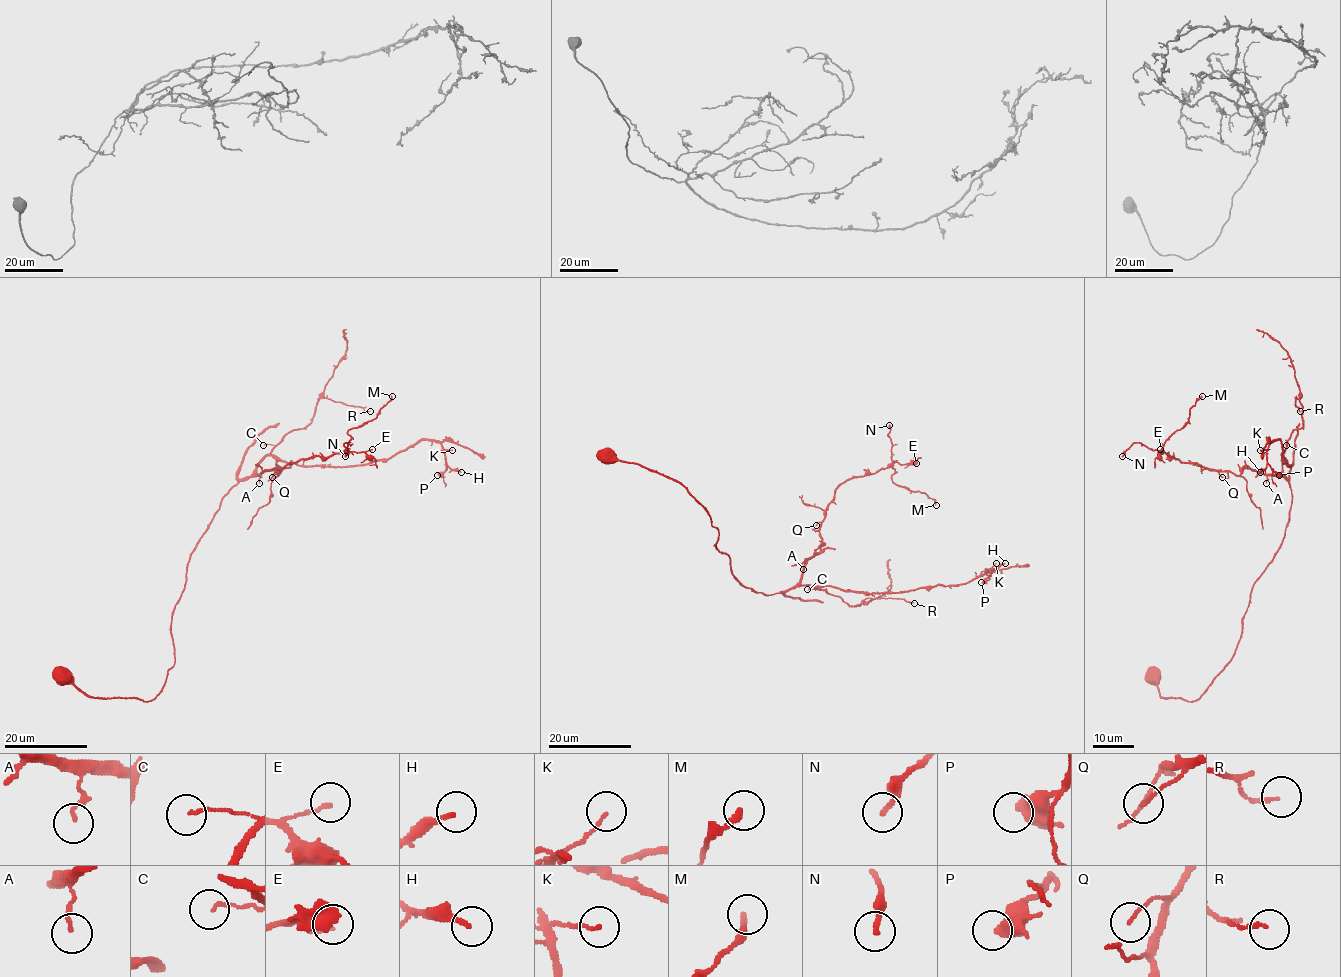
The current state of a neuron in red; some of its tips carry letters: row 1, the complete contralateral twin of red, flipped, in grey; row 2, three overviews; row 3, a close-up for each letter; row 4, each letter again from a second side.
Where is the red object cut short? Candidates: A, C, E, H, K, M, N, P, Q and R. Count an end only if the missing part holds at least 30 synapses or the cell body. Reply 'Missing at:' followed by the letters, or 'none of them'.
Missing at: none of them

